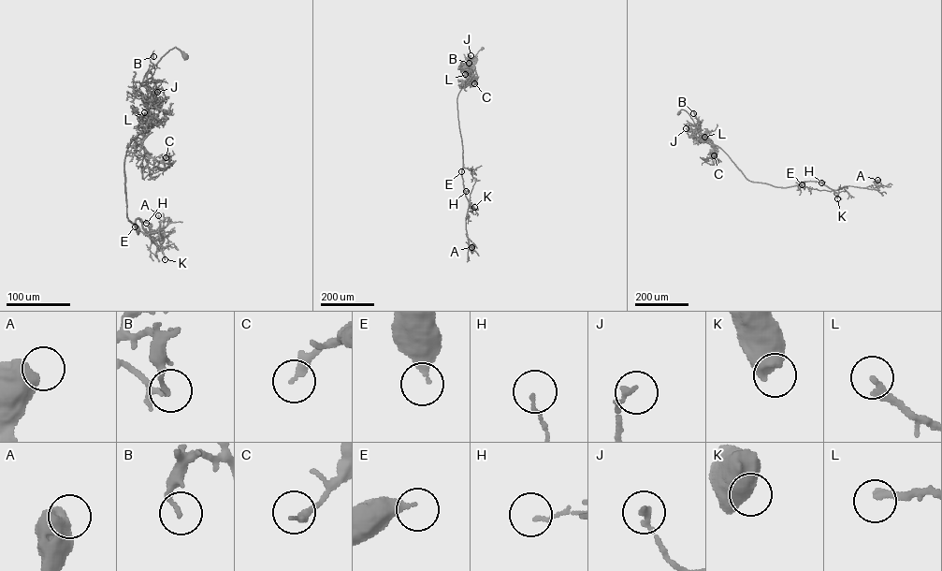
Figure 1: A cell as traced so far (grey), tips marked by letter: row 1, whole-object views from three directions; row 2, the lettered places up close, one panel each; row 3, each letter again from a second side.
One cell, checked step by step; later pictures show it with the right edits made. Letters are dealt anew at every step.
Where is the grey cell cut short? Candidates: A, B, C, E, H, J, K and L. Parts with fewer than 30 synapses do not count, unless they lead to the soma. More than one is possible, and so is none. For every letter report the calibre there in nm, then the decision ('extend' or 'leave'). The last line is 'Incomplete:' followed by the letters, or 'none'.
A: calibre 600 nm; leave
B: calibre 130 nm; leave
C: calibre 320 nm; leave
E: calibre 320 nm; leave
H: calibre 120 nm; leave
J: calibre 240 nm; leave
K: calibre 750 nm; extend
L: calibre 260 nm; extend
Incomplete: K, L

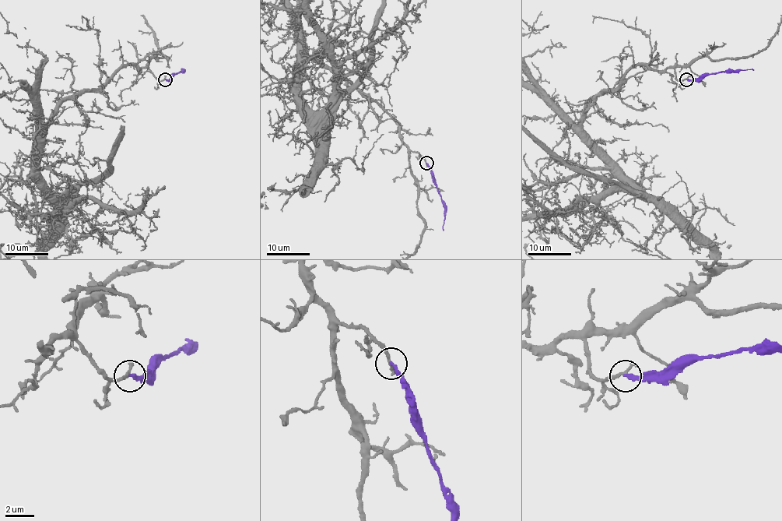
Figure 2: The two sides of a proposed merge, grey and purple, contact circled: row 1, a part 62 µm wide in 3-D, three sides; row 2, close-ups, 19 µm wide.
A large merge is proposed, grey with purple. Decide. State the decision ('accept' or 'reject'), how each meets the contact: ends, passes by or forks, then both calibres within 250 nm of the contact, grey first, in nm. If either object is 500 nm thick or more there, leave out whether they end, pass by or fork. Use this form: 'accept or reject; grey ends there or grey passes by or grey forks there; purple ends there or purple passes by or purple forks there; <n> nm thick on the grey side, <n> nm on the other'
reject; grey ends there; purple ends there; 260 nm thick on the grey side, 240 nm on the other

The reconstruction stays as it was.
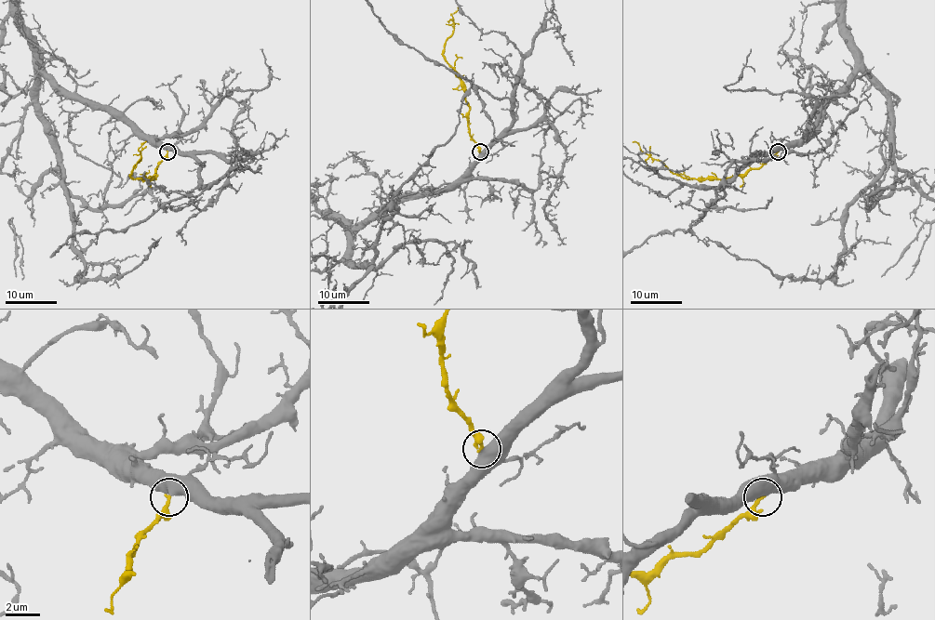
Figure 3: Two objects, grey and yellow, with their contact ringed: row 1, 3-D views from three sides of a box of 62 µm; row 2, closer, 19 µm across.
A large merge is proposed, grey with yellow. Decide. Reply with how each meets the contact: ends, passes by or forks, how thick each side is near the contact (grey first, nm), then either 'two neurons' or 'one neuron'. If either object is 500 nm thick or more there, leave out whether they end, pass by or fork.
calibres 600 and 220 nm; one neuron

